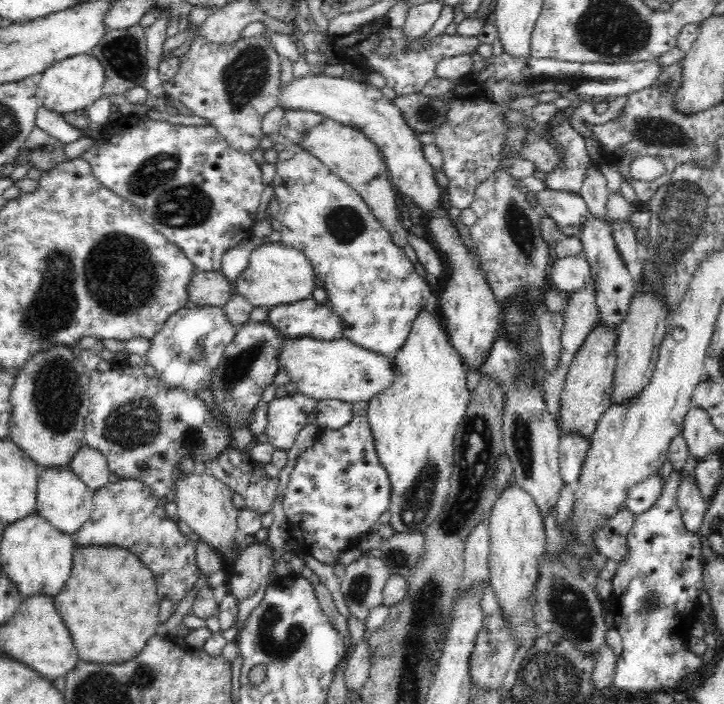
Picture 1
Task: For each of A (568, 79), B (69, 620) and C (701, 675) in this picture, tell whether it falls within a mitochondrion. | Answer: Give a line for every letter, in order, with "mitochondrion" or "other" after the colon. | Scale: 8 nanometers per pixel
A: mitochondrion
B: other
C: other

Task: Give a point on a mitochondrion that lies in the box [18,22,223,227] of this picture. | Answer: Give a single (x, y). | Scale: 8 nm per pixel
(122, 54)

